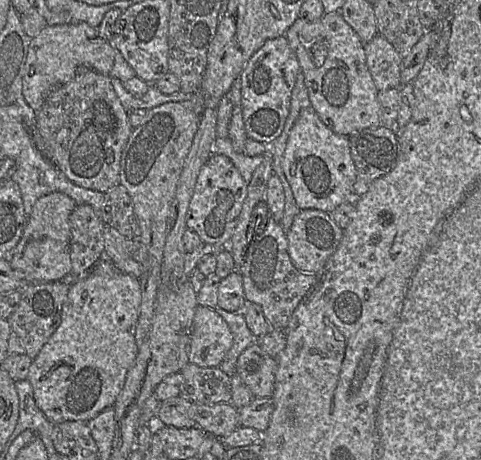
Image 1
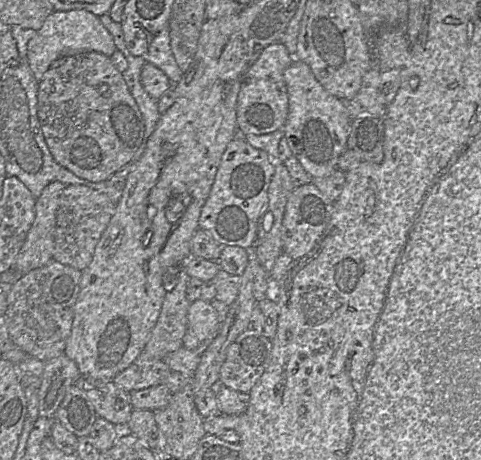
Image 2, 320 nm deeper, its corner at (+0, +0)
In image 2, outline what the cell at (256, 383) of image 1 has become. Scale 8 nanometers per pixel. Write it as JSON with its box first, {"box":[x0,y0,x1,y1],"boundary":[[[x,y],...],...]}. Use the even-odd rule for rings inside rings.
{"box":[219,328,272,393],"boundary":[[[252,328],[241,333],[227,350],[219,383],[249,393],[270,362],[272,341]]]}

